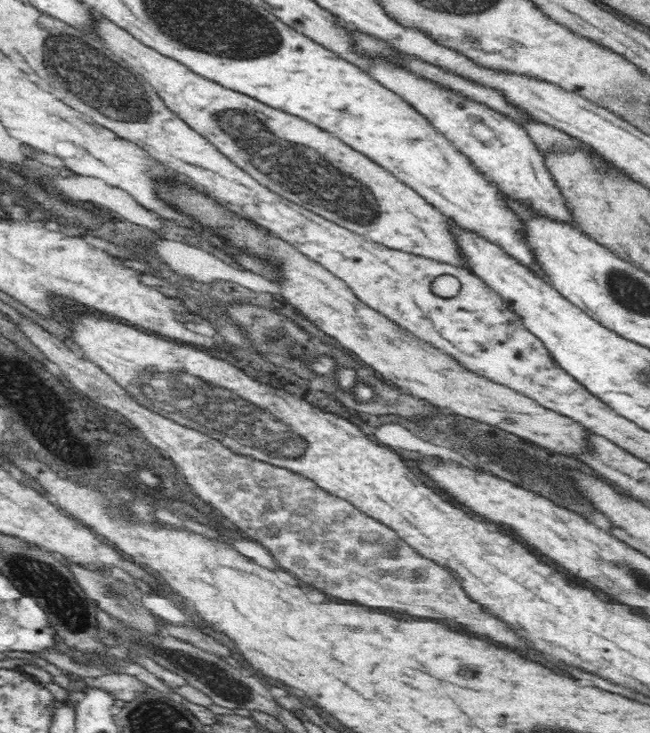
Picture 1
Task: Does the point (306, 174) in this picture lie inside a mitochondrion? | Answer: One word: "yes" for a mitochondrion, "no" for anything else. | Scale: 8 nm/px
yes

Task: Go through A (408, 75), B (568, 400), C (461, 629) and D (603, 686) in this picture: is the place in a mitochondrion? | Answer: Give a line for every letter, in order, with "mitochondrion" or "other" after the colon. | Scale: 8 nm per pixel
A: other
B: other
C: other
D: other

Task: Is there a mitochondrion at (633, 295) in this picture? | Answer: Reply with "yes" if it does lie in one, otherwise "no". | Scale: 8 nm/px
yes

